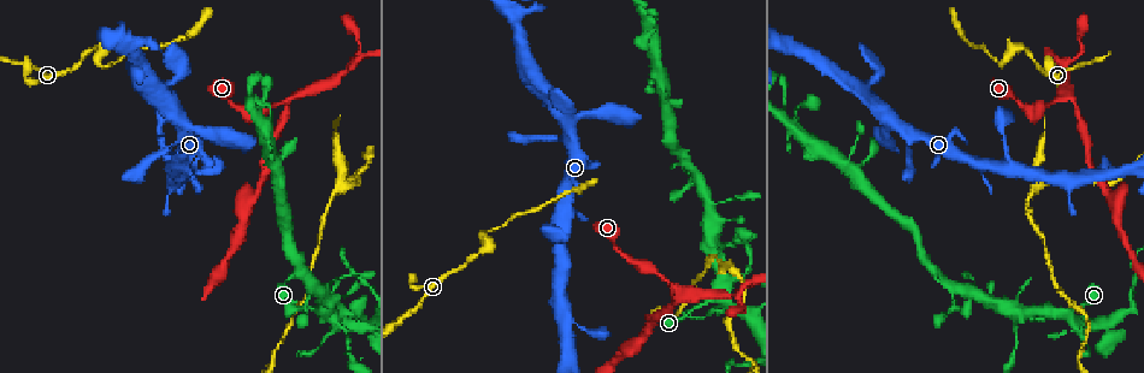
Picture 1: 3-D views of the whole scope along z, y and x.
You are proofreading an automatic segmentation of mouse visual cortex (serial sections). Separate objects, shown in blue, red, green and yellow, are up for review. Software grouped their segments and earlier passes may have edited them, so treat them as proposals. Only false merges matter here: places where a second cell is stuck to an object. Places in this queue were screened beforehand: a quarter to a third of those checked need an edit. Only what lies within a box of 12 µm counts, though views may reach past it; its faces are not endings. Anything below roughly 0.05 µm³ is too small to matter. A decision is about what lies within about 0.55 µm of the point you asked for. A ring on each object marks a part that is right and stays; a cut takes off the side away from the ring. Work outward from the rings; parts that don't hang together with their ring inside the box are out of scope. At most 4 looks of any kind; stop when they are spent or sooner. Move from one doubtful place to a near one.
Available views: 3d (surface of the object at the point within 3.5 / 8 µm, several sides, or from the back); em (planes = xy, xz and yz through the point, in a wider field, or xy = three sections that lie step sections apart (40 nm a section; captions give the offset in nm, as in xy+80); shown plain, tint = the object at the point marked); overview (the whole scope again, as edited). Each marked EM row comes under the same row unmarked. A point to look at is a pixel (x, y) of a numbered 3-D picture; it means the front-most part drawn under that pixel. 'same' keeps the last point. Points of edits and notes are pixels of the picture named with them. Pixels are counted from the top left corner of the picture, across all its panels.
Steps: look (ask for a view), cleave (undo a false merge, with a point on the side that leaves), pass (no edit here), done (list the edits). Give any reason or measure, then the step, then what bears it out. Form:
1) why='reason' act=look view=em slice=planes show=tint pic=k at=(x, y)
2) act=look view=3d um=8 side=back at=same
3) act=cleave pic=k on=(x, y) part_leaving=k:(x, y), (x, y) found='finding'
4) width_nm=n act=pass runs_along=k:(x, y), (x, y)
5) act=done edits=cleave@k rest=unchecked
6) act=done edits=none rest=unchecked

why='three arms meet' act=look view=3d um=3.5 pic=1 at=(676, 287)

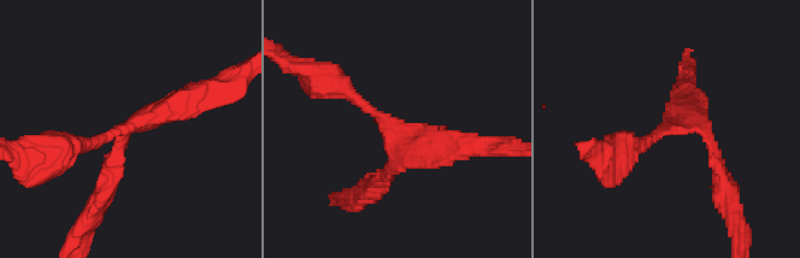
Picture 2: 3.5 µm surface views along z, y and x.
why='shape alone is not enough' act=look view=em slice=planes show=tint pic=2 at=(125, 126)

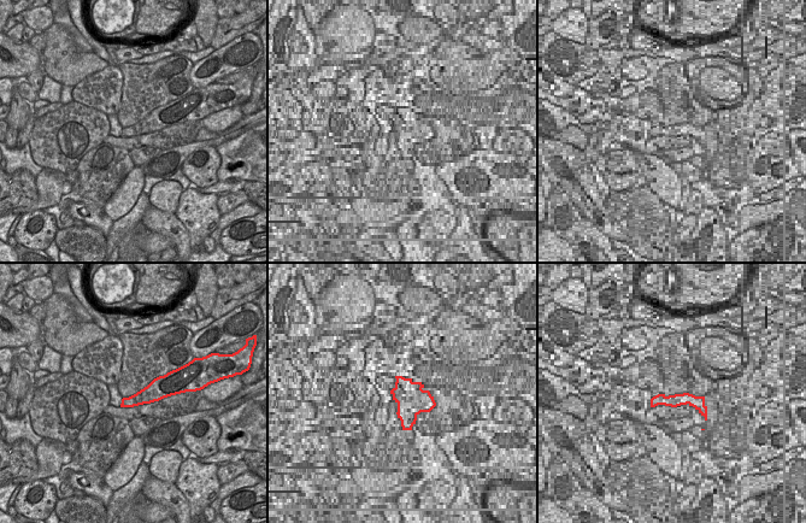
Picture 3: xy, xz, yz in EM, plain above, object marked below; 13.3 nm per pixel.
width_nm=240 act=pass runs_along=2:(336, 84), (395, 124), (384, 180) found='one cell here'

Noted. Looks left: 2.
why='a fork' act=look view=3d um=3.5 pic=1 at=(736, 297)

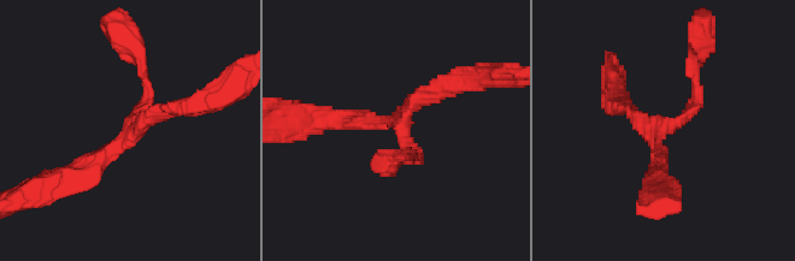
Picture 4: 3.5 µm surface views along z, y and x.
arms=3 arm_widths_nm=150,200,300 act=look view=em slice=xy step=1 show=tint pic=4 at=(398, 120)

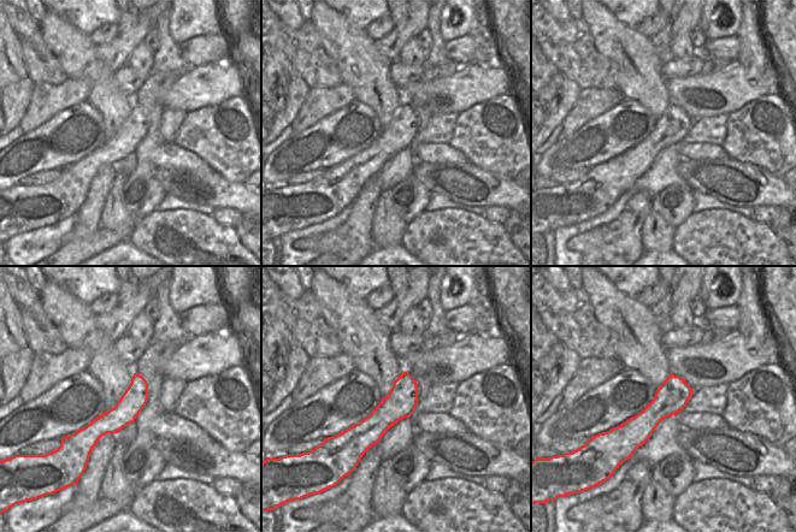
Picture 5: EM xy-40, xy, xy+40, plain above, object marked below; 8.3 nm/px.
width_nm=260 act=pass runs_along=5:(143, 383), (110, 421), (77, 439) found='continuous, no second cell'

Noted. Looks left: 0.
act=done edits=none rest=unchecked

